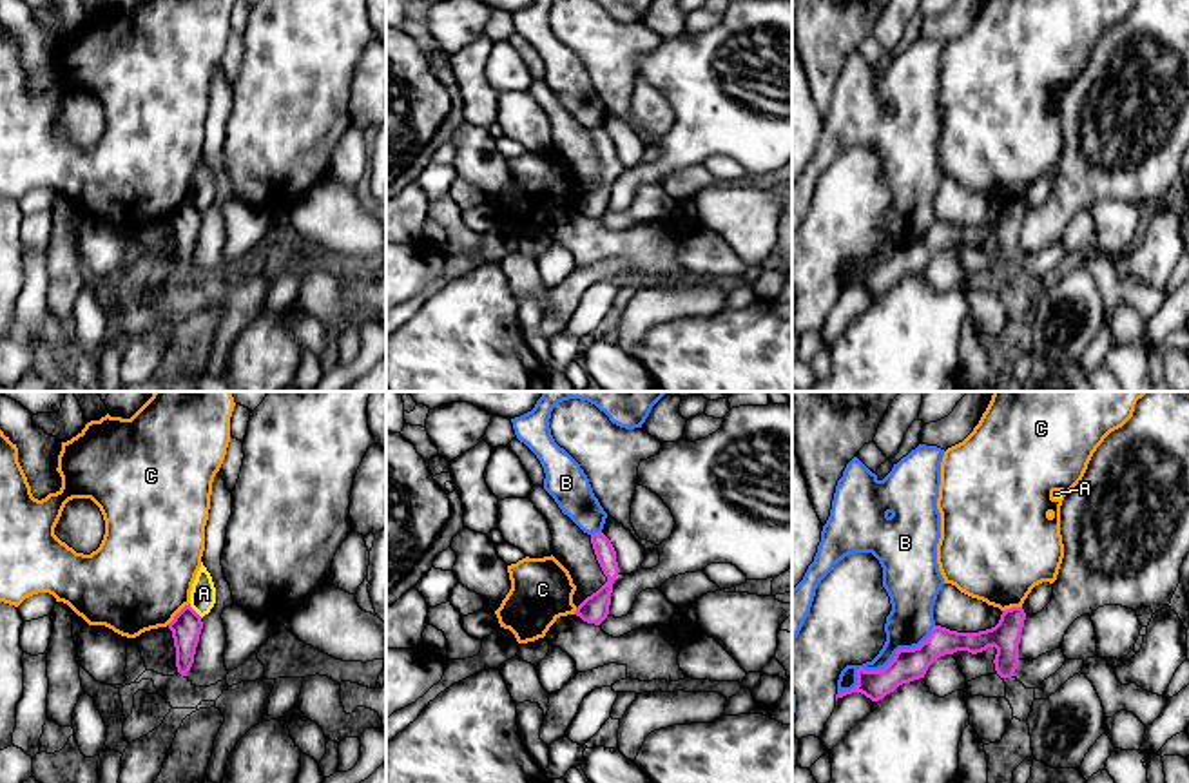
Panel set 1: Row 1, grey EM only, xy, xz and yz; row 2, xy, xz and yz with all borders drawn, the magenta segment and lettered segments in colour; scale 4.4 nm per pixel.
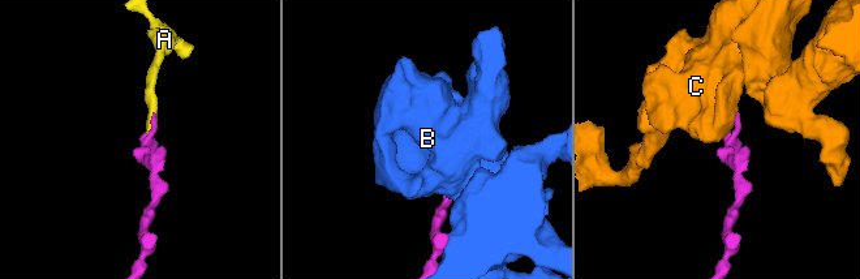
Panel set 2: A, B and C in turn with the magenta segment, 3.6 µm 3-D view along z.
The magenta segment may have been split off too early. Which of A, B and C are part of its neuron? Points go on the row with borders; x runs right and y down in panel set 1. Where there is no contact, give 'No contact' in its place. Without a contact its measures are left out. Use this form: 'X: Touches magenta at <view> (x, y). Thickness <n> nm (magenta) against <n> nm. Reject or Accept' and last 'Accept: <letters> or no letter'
A: Touches magenta at xy (194, 611). Thickness 130 nm (magenta) against 110 nm. Reject
B: Touches magenta at yz (881, 669). Thickness 140 nm (magenta) against 200 nm. Reject
C: Touches magenta at xy (178, 613). Thickness 130 nm (magenta) against 460 nm. Reject
Accept: no letter

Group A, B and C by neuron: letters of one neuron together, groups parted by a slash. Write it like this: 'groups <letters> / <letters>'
groups A / B / C

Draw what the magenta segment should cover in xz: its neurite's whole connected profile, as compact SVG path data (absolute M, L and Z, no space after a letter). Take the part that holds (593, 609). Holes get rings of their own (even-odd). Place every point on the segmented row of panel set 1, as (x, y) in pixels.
M600 531L591 535L591 544L596 555L596 560L607 576L607 582L591 596L587 596L575 611L587 624L600 625L607 614L611 605L611 593L614 578L618 576L618 562L616 551L611 540Z

